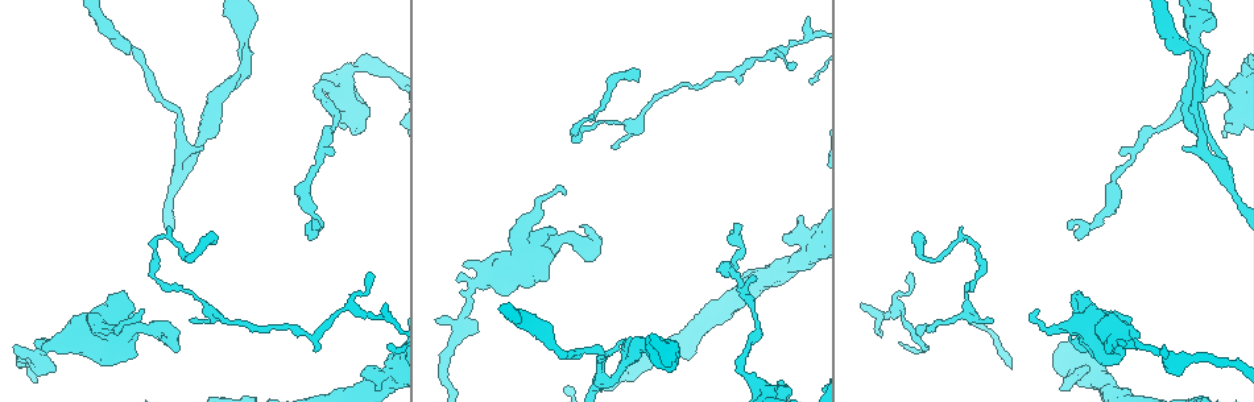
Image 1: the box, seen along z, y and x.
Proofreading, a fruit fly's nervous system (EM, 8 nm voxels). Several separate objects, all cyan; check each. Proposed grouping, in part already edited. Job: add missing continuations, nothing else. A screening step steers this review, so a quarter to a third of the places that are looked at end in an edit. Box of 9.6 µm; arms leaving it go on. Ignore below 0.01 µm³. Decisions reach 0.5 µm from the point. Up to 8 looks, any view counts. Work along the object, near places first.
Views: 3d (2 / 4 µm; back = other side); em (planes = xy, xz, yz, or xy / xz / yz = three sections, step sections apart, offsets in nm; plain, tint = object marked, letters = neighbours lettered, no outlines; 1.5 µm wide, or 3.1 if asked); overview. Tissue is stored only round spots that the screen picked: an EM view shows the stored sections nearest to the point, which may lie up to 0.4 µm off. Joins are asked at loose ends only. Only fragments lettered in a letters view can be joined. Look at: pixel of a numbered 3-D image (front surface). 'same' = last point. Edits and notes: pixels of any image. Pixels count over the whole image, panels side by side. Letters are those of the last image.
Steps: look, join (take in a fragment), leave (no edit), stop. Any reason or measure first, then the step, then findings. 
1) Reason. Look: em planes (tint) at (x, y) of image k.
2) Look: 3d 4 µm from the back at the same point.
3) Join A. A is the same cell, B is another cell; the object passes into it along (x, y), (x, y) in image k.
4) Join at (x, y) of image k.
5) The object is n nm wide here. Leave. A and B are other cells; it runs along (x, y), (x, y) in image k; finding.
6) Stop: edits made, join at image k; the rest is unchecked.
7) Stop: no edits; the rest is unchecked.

Branch stops here. Look: 3d 2 µm from the back at (1162, 348) of image 1.

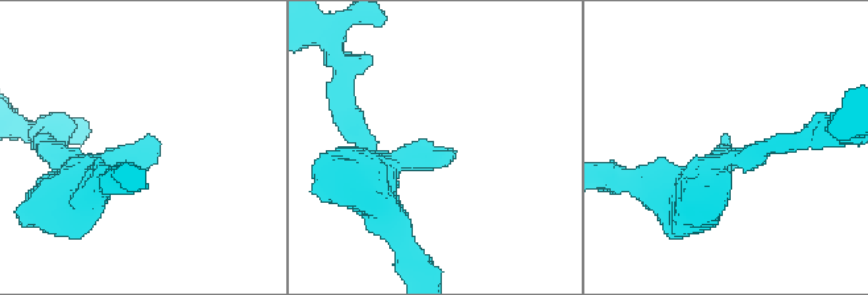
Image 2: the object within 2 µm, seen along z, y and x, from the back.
Look: em planes (plain) at (726, 140) of image 2.

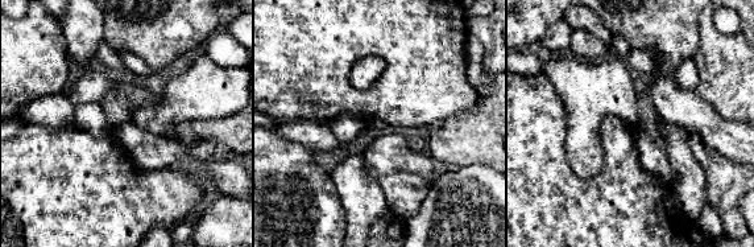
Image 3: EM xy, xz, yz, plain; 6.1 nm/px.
Look: em planes (letters) at the same point.

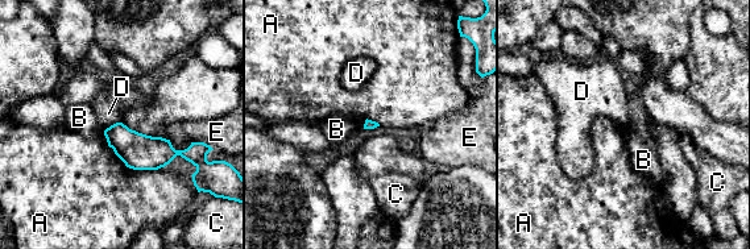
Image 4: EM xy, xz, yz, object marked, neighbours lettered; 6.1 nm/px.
Leave. A, B, C, D and E are other cells; a border runs along (103, 135), (127, 166), (164, 167) in image 4; no lettered fragment goes on from it.

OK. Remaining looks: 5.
Thick end. Look: em planes (letters) at (127, 297) of image 1.

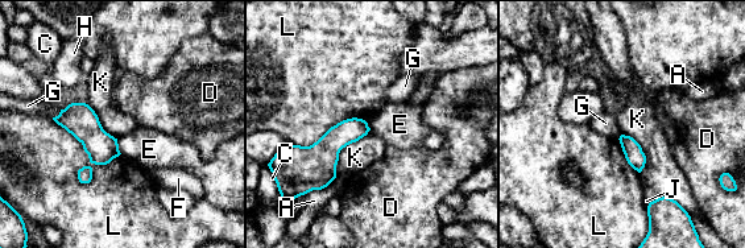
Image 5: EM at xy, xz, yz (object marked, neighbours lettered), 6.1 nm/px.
Leave. A, C, D, E, F, G, H, J, K and L are other cells; a border runs along (369, 129), (340, 151), (335, 176) in image 5; none of them fits.

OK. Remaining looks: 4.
Branch stops here. Look: em planes (plain) at (1186, 152) of image 1.

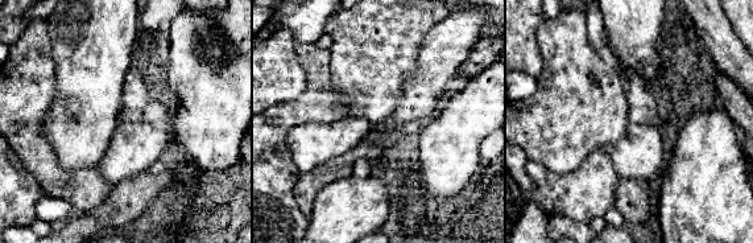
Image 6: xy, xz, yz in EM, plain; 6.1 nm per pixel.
Look: em planes (letters) at the same point.

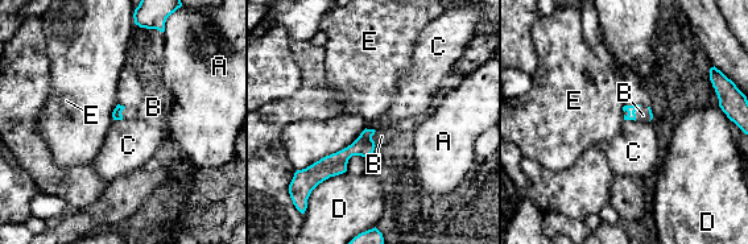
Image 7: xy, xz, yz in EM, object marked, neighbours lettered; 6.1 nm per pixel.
Join B. B is the same cell, A, C, D and E are other cells; the object passes into it along (631, 110), (635, 114), (643, 115) in image 7; the neuron continues.

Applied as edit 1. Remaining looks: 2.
Stop: edits made, join at image 7; the rest is unchecked.

